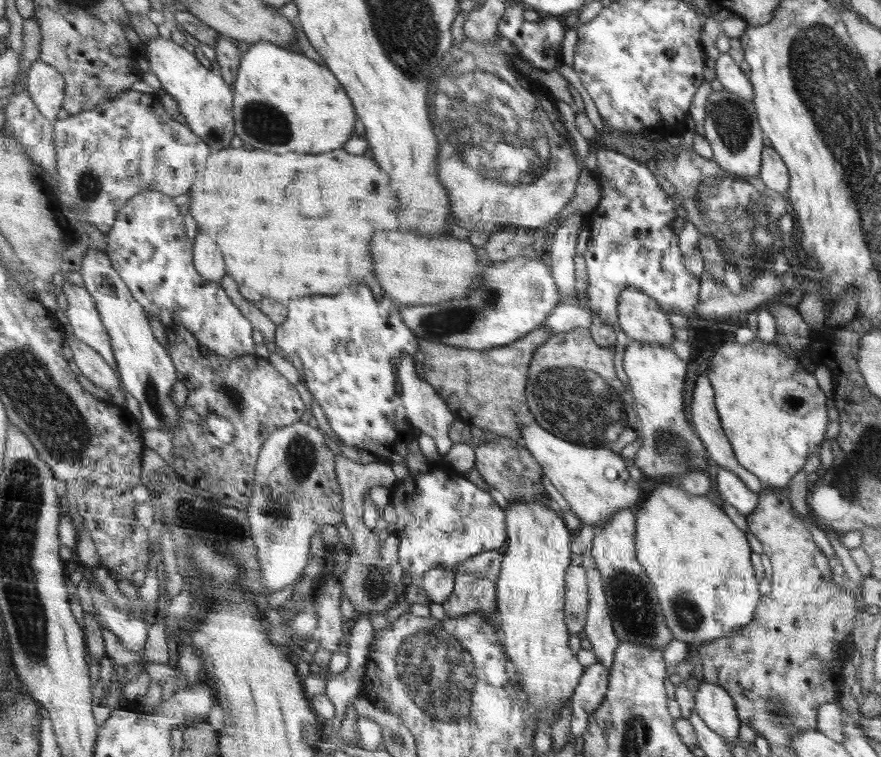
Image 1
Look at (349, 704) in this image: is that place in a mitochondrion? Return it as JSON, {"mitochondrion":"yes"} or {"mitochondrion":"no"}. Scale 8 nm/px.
{"mitochondrion":"no"}

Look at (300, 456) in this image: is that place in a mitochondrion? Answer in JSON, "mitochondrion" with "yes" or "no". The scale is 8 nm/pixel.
{"mitochondrion":"yes"}

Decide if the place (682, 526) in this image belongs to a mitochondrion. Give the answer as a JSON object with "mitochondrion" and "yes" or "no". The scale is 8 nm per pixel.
{"mitochondrion":"no"}

